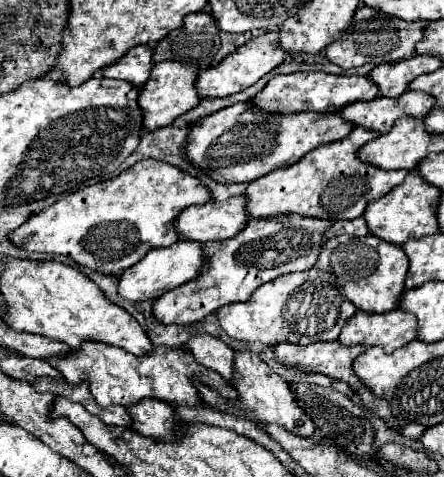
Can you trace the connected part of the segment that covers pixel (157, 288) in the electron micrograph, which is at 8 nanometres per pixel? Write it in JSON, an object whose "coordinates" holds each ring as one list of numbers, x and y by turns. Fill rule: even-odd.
{"coordinates":[[177,241,171,247,163,249,153,249,149,251,137,265,129,267,121,277,119,277,119,293,121,297,129,301,145,301,145,299,157,299,163,293,193,281,203,267,203,245,197,241]]}

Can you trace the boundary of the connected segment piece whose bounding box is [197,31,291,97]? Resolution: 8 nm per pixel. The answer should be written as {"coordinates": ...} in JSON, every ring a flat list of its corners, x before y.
{"coordinates":[[277,31,263,33,255,39,249,39,243,47,233,51,225,61,221,61,221,65,215,65,213,69,203,69,197,77,197,91,201,97,227,97,239,93,241,89,255,85,263,75,279,67,287,57,291,57,291,53,281,49]]}

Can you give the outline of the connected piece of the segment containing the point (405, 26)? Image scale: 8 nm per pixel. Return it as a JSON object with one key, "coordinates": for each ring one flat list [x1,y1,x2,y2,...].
{"coordinates":[[363,5,363,7,357,9,349,31,339,41,327,45,325,55,331,63,335,63,343,69,359,67,359,65,365,65,365,63,375,63,375,65,379,65,379,63,399,63,399,61,405,61,405,59,415,55,415,45,421,41,425,27,427,27,425,21,409,23,409,21,403,21,399,17,385,15,377,9,371,9,371,7]]}

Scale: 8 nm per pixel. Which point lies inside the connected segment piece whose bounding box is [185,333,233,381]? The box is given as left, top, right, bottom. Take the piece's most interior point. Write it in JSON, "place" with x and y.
{"place":[208,350]}

